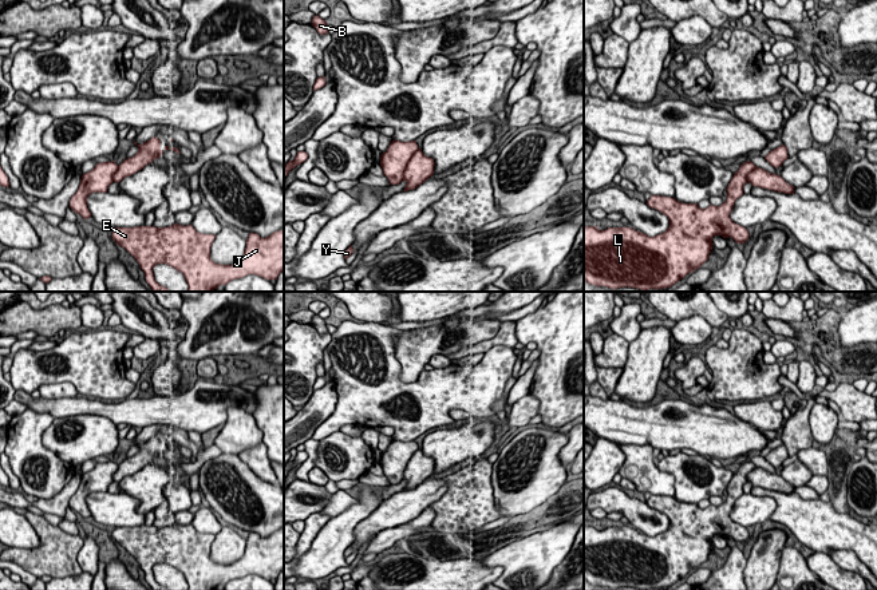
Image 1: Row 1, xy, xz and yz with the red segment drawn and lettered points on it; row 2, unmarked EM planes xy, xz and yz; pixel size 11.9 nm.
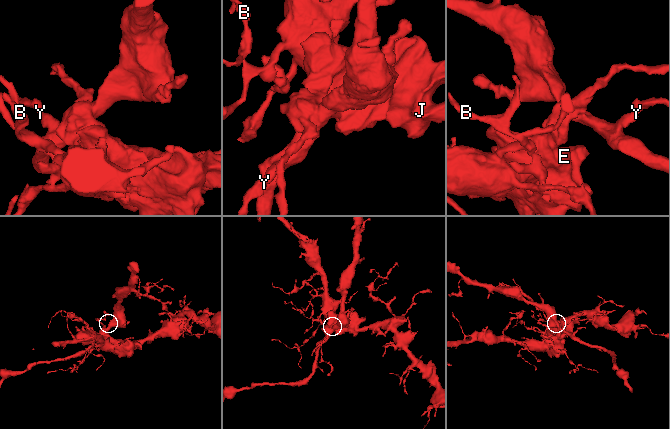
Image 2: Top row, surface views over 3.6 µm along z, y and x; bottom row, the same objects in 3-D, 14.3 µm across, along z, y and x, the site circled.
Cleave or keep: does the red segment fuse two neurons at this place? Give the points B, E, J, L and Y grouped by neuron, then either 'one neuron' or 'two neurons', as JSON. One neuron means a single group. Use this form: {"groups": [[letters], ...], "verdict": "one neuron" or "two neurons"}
{"groups": [["B", "E", "J", "L"], ["Y"]], "verdict": "two neurons"}

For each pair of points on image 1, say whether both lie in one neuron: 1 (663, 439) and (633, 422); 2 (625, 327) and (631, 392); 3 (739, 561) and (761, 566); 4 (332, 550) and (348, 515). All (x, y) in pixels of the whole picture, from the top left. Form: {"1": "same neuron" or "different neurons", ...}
{"1": "same neuron", "2": "different neurons", "3": "different neurons", "4": "same neuron"}

